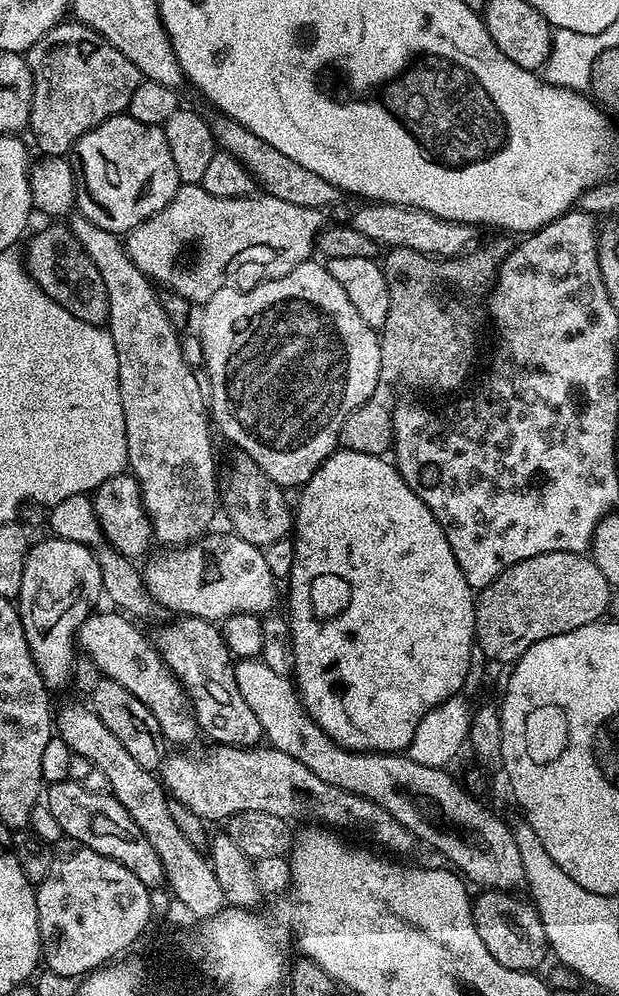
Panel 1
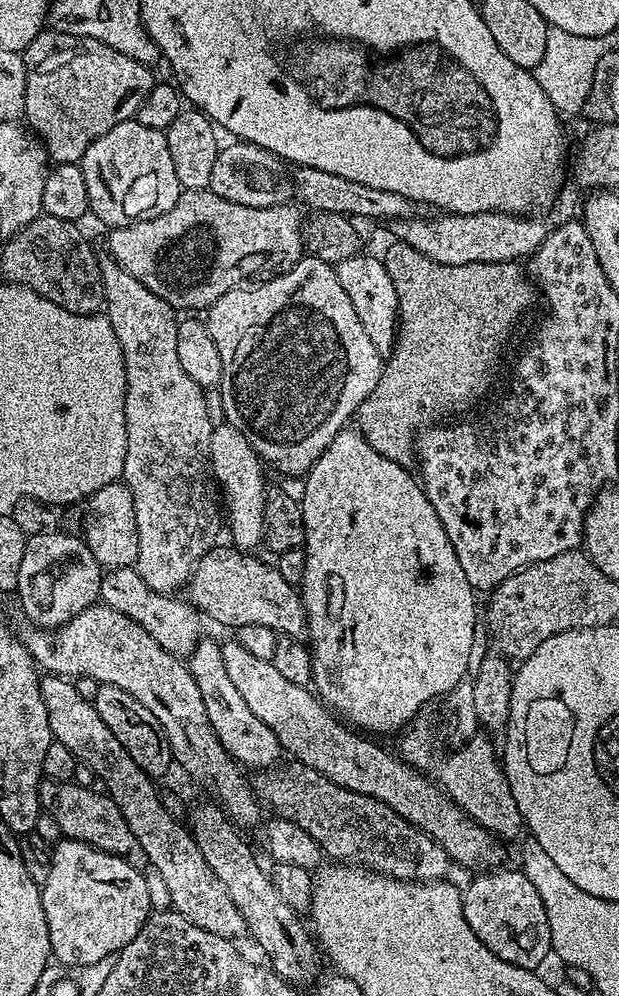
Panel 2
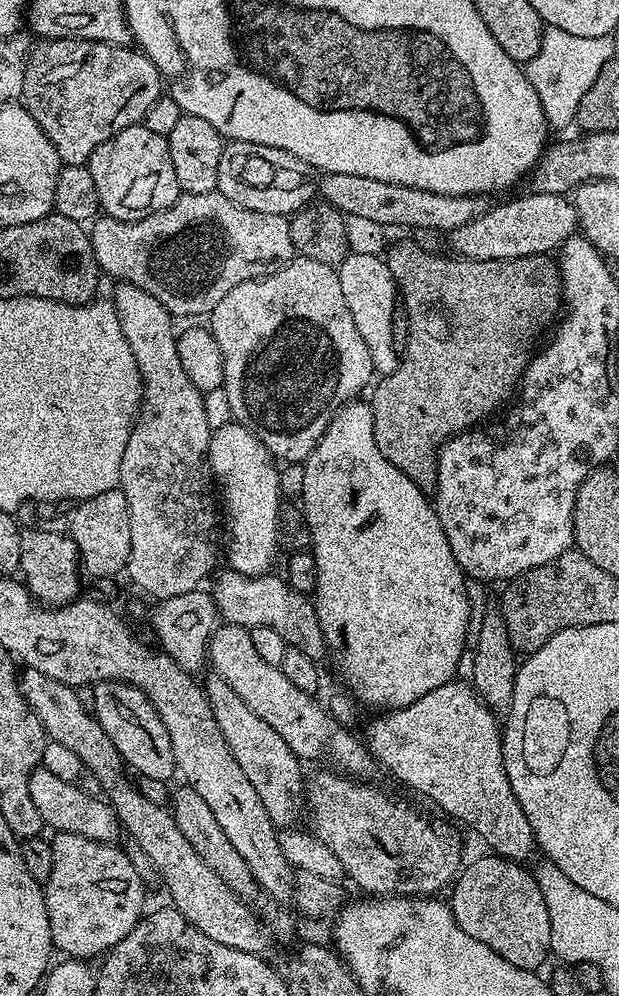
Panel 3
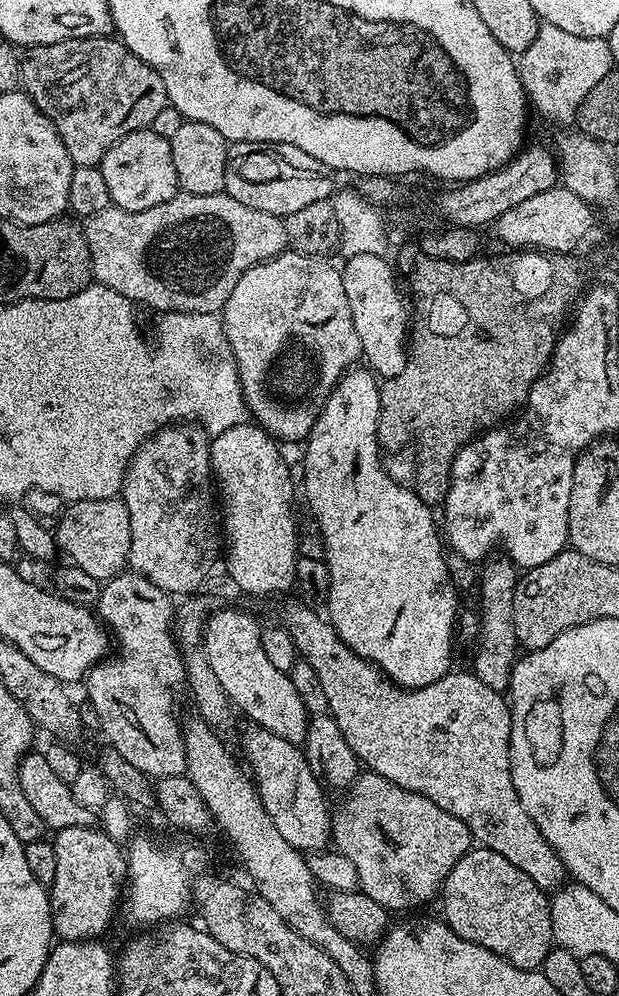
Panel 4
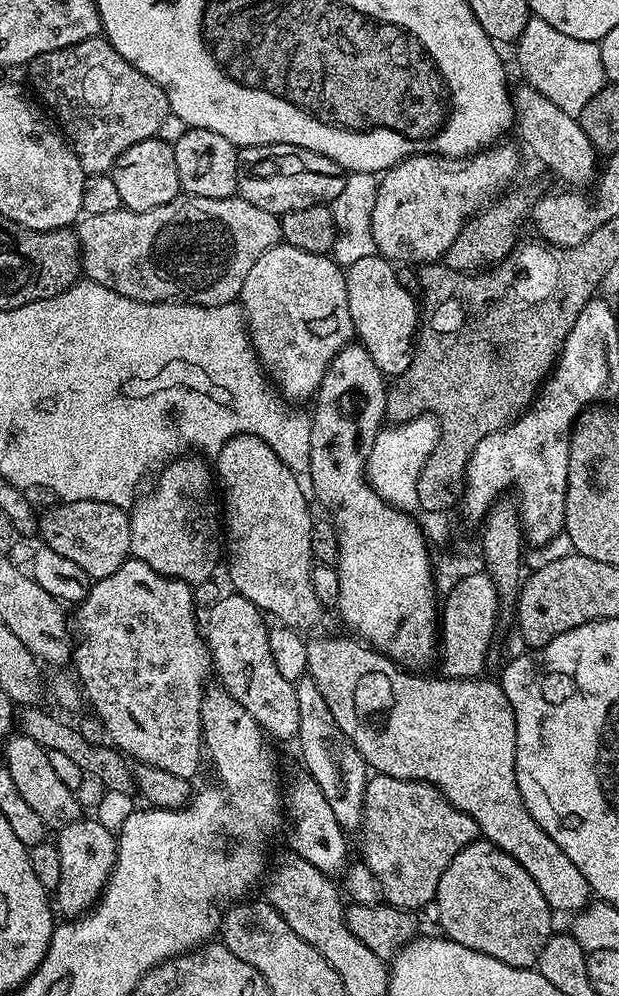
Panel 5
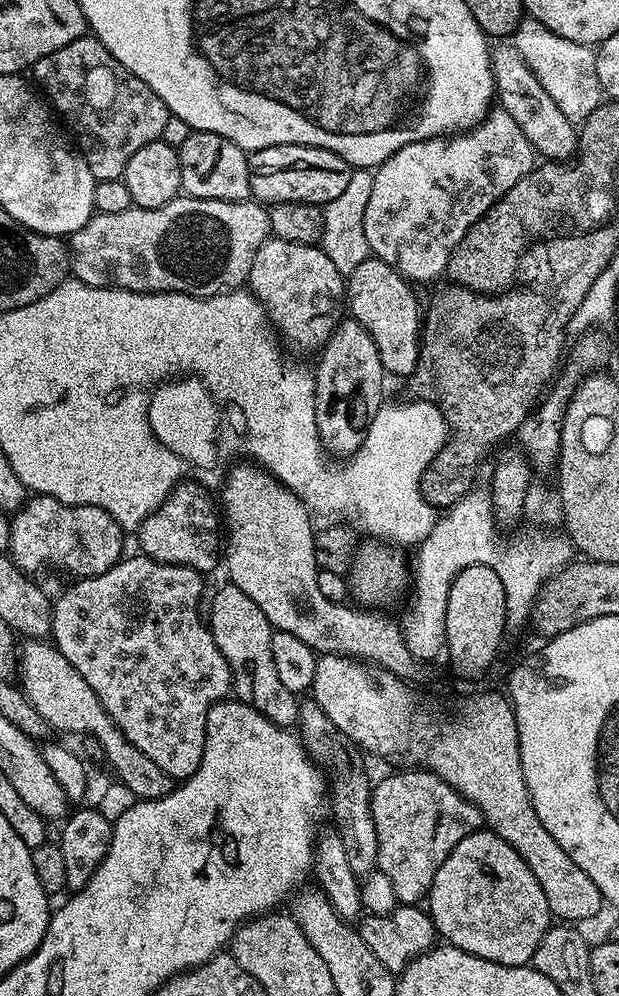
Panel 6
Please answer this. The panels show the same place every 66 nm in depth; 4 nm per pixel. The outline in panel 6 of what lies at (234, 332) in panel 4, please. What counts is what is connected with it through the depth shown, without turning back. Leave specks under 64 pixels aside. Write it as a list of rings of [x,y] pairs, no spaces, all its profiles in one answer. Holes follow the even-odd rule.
[[[270,238],[261,246],[258,254],[254,254],[254,266],[250,266],[248,284],[252,295],[259,300],[260,305],[267,312],[273,329],[283,339],[285,336],[286,339],[293,340],[294,343],[301,344],[304,348],[323,349],[332,331],[340,325],[346,312],[345,277],[340,275],[337,267],[330,262],[324,249],[314,244],[299,244]]]

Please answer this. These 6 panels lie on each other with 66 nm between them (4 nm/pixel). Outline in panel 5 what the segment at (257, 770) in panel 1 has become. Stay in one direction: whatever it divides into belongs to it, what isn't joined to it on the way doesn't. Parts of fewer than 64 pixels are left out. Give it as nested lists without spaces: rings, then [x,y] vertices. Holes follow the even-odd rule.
[[[373,775],[364,787],[364,821],[358,829],[360,836],[360,852],[362,862],[378,878],[380,895],[394,908],[417,910],[433,903],[438,890],[438,882],[442,882],[442,874],[446,874],[446,866],[454,862],[454,854],[466,845],[474,843],[480,836],[478,822],[470,818],[470,814],[462,814],[458,806],[450,803],[433,784],[421,780],[399,780],[389,776]]]

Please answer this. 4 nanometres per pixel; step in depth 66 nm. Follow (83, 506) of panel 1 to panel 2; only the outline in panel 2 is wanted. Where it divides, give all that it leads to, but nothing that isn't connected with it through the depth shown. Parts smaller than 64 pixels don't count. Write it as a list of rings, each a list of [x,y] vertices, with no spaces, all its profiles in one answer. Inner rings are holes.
[[[135,567],[114,568],[105,571],[100,578],[100,600],[106,606],[118,610],[118,614],[126,614],[126,618],[134,618],[162,650],[170,654],[187,658],[196,649],[196,643],[202,638],[200,632],[200,620],[202,614],[187,599],[181,598],[176,594],[167,592],[155,592],[142,582],[142,578],[136,572]]]

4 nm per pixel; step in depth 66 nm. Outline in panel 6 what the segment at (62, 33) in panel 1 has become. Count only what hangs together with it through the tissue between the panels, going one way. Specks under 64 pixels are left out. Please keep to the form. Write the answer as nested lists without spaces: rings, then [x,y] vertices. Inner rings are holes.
[[[79,36],[74,42],[62,46],[62,50],[46,54],[46,58],[35,64],[35,72],[36,80],[40,83],[39,91],[57,113],[60,111],[64,115],[63,123],[72,127],[71,135],[74,140],[76,135],[78,151],[90,166],[90,174],[94,174],[96,181],[121,179],[126,170],[126,162],[130,162],[130,158],[134,158],[142,146],[160,139],[162,126],[166,126],[170,115],[162,98],[158,98],[158,94],[154,94],[154,90],[150,90],[142,78],[130,74],[130,70],[126,70],[126,66],[122,66],[122,62],[118,62],[118,58],[114,58],[114,54],[110,54],[110,50],[106,50],[106,46],[95,36]]]

